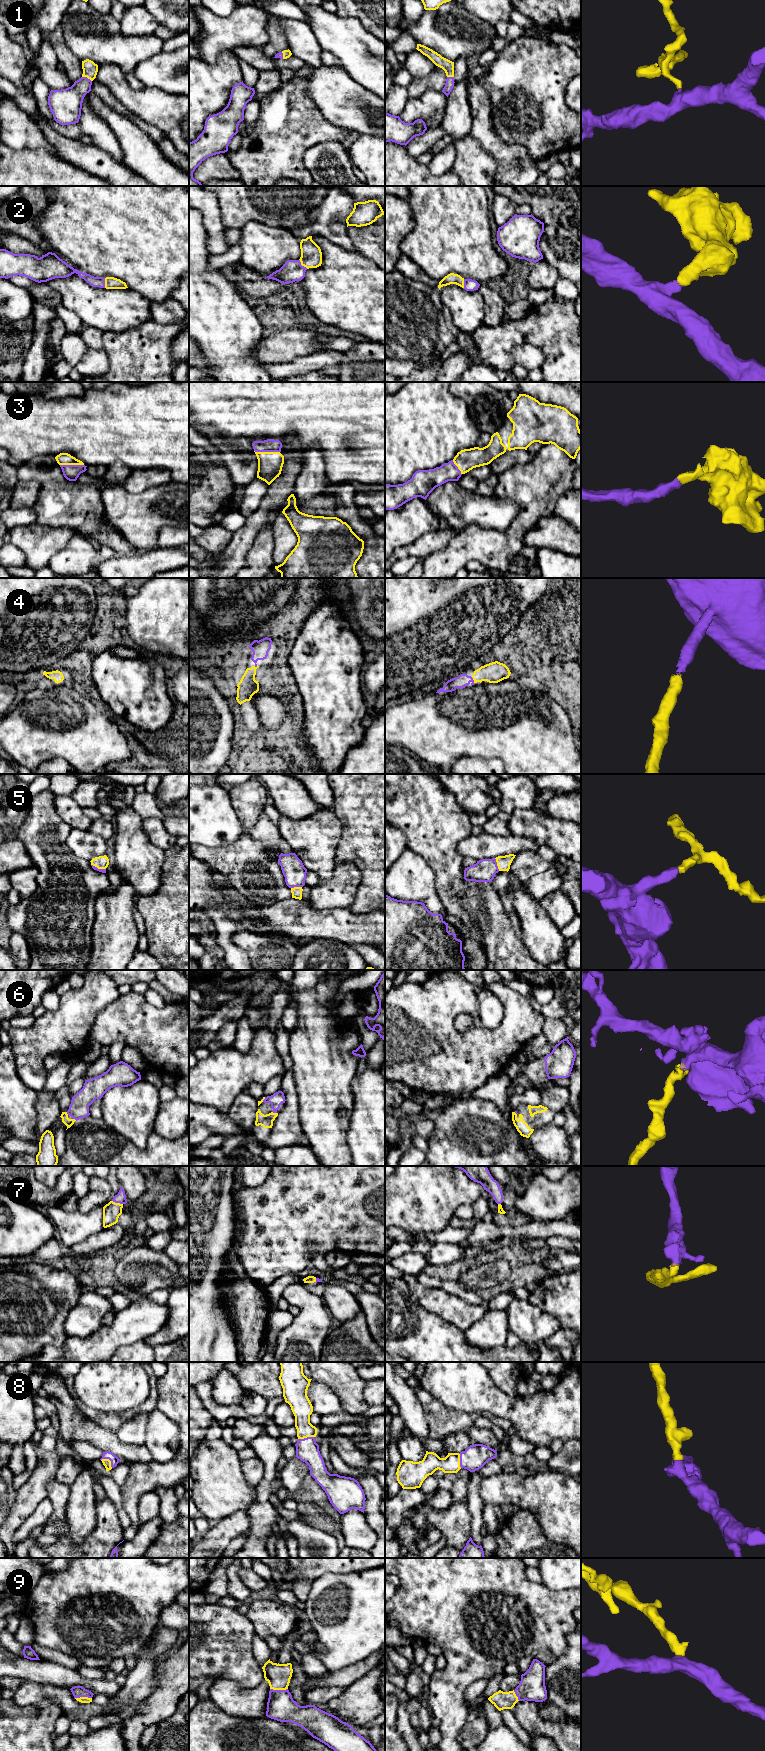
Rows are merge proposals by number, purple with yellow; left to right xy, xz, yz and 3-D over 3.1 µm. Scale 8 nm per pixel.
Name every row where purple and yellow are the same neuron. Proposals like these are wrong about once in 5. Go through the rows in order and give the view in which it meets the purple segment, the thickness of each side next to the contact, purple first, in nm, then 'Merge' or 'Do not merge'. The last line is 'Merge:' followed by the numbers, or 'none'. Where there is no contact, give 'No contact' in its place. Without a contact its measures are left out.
1: Touches purple in xy. Thickness 220 nm (purple) against 120 nm. Merge
2: Touches purple in xz. Thickness 170 nm (purple) against 180 nm. Merge
3: Touches purple in xz. Thickness 110 nm (purple) against 200 nm. Merge
4: Touches purple in yz. Thickness 100 nm (purple) against 170 nm. Merge
5: Touches purple in yz. Thickness 180 nm (purple) against 110 nm. Merge
6: Touches purple in xz. Thickness 100 nm (purple) against 100 nm. Merge
7: Touches purple in xy. Thickness 80 nm (purple) against 140 nm. Merge
8: Touches purple in xz. Thickness 190 nm (purple) against 160 nm. Merge
9: Touches purple in xz. Thickness 220 nm (purple) against 190 nm. Merge
Merge: 1, 2, 3, 4, 5, 6, 7, 8, 9

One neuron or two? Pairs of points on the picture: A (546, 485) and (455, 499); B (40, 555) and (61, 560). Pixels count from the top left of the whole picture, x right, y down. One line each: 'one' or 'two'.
A: two
B: two

